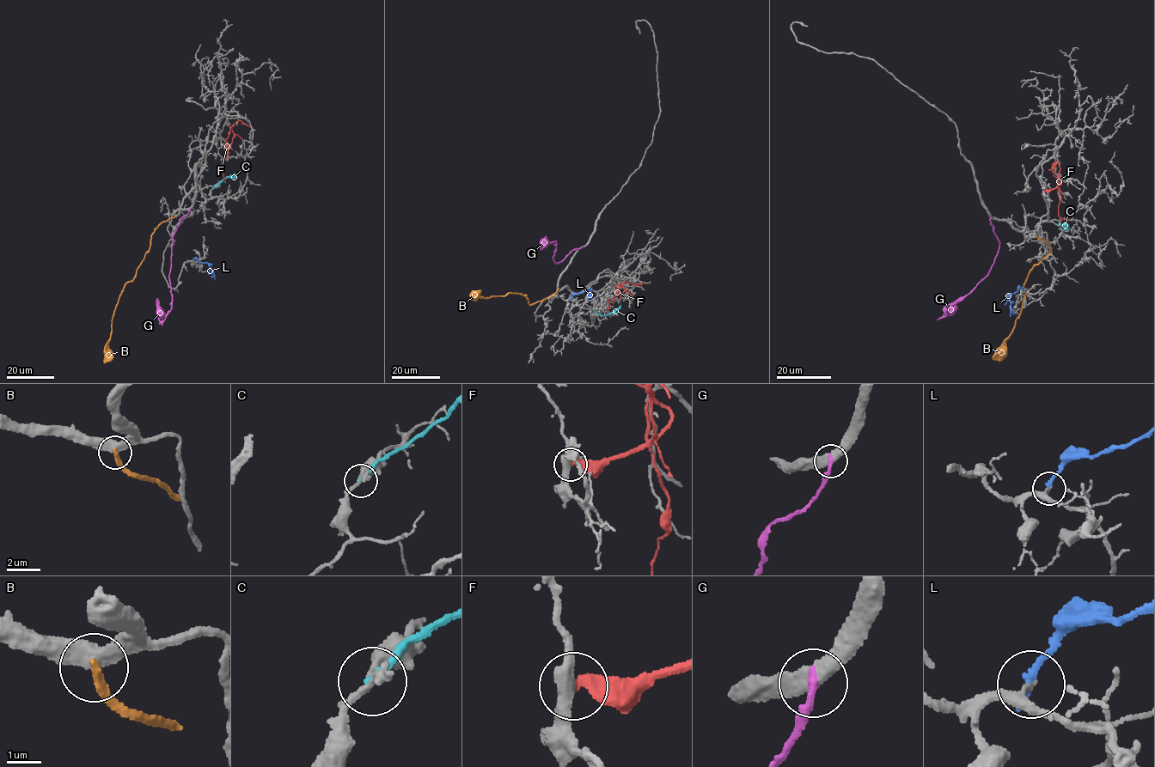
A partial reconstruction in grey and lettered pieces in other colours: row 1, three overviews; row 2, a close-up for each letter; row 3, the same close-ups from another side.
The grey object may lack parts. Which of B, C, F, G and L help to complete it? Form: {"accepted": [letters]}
{"accepted": []}

